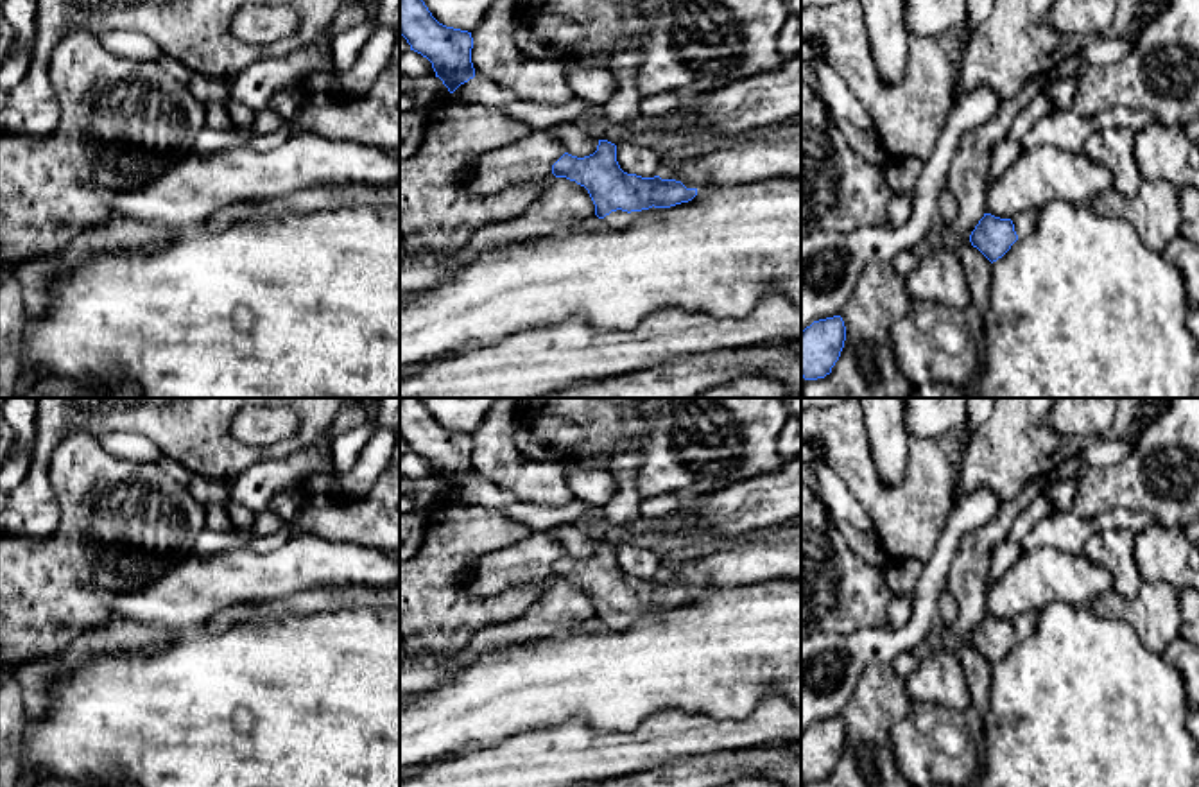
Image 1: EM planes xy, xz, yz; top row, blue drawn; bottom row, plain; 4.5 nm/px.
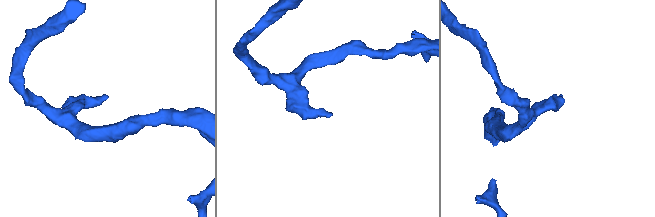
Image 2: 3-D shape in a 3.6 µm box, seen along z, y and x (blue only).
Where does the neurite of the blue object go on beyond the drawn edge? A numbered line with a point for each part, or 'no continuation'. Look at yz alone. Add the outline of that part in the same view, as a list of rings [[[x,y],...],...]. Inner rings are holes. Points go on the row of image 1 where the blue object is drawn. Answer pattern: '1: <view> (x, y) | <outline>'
1: yz (1024, 223) | [[[1025,210],[1013,219],[1018,238],[1025,238],[1038,222],[1038,210]]]

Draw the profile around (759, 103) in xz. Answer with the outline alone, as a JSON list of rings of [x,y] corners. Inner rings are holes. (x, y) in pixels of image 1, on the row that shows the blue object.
[[[801,54],[787,59],[780,70],[744,77],[717,91],[685,93],[679,106],[694,108],[694,115],[685,125],[690,134],[697,124],[704,127],[699,136],[724,136],[728,142],[747,131],[763,133],[789,117],[801,115]]]

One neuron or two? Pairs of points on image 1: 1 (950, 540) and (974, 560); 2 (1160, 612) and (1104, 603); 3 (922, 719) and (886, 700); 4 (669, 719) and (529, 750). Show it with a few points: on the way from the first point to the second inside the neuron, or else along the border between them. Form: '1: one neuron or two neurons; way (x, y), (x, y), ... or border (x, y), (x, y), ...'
1: two neurons; border (990, 518), (963, 535), (947, 587)
2: one neuron; way (1146, 612), (1119, 608)
3: two neurons; border (914, 703), (891, 732), (893, 752)
4: one neuron; way (635, 750), (563, 750)

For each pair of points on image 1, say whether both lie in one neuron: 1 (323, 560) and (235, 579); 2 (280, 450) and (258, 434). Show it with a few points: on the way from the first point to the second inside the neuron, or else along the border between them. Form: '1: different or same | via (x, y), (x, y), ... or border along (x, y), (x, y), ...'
1: same | via (301, 563), (273, 576), (257, 576)
2: different | border along (300, 416), (275, 443), (250, 447), (232, 434)

